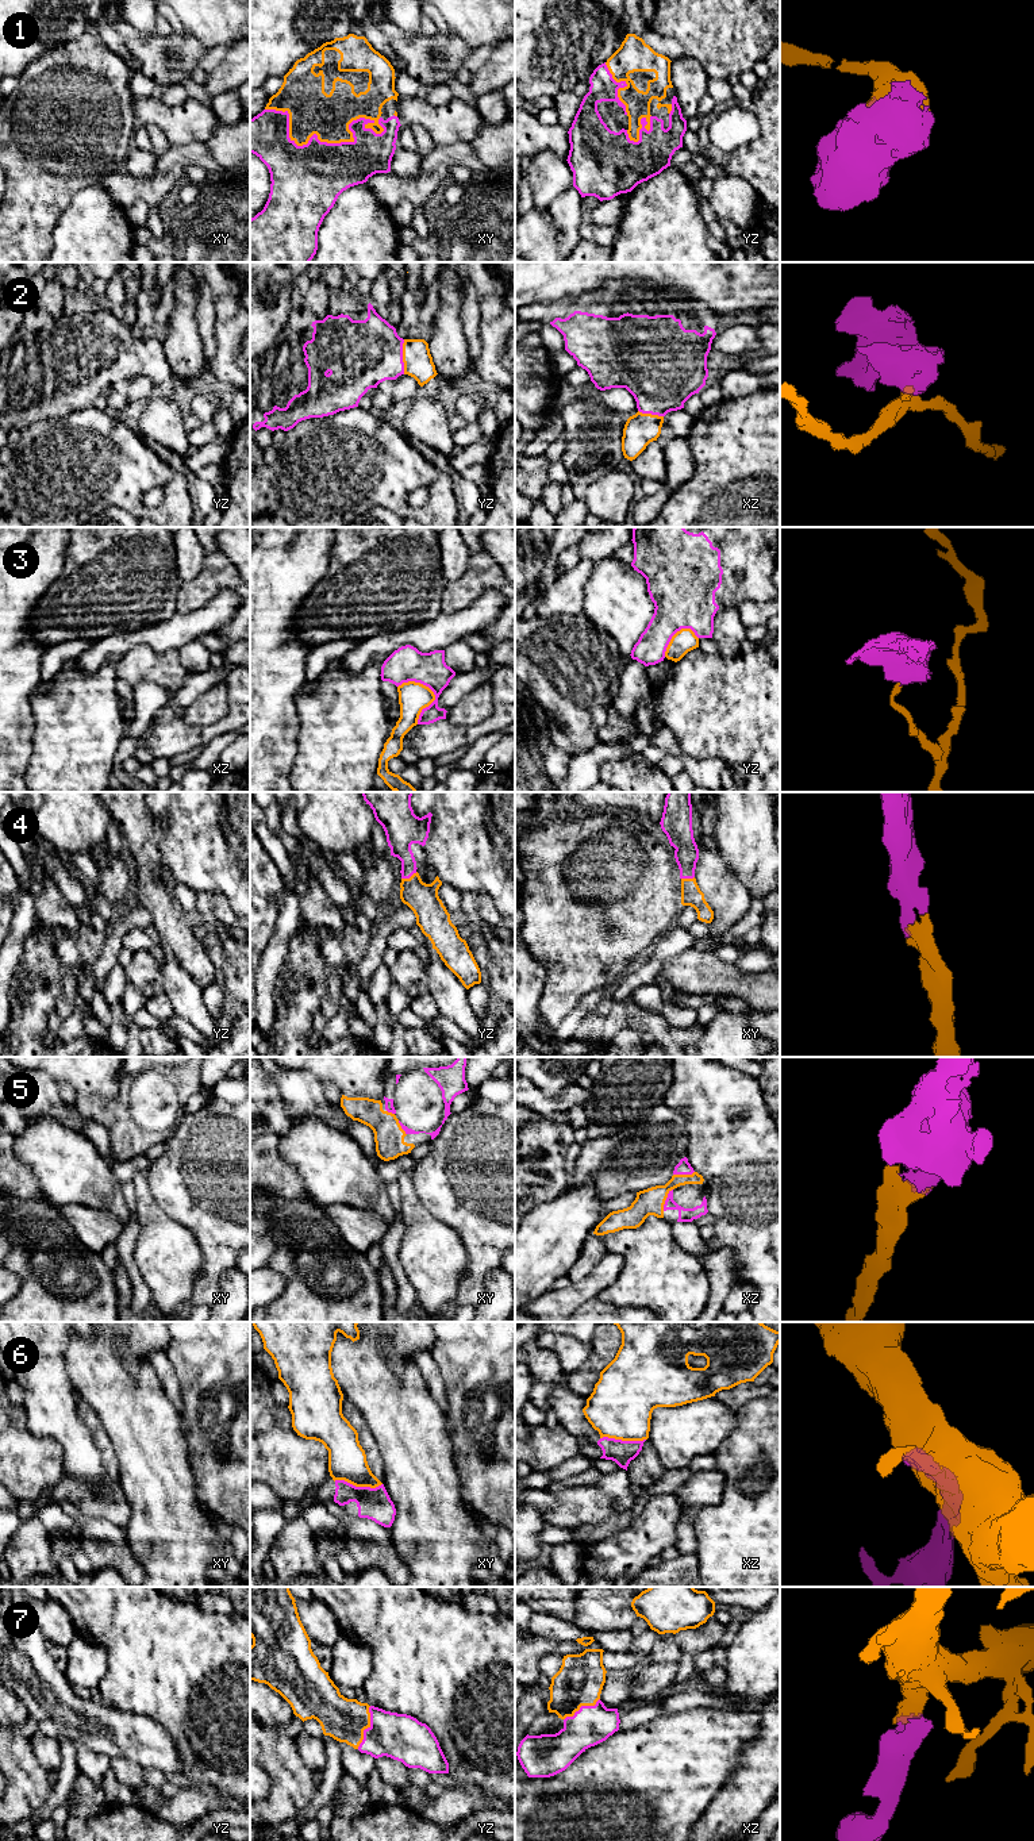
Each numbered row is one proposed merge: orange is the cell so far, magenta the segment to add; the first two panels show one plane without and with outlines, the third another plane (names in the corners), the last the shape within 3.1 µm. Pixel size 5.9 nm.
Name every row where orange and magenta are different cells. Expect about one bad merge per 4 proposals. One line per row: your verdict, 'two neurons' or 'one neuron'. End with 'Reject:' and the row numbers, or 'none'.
1: one neuron
2: one neuron
3: two neurons
4: one neuron
5: one neuron
6: two neurons
7: one neuron
Reject: 3, 6

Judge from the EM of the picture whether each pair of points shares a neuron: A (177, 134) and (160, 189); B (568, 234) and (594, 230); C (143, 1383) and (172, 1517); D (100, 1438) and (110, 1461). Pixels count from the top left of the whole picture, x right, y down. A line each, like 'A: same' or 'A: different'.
A: different
B: different
C: same
D: same

